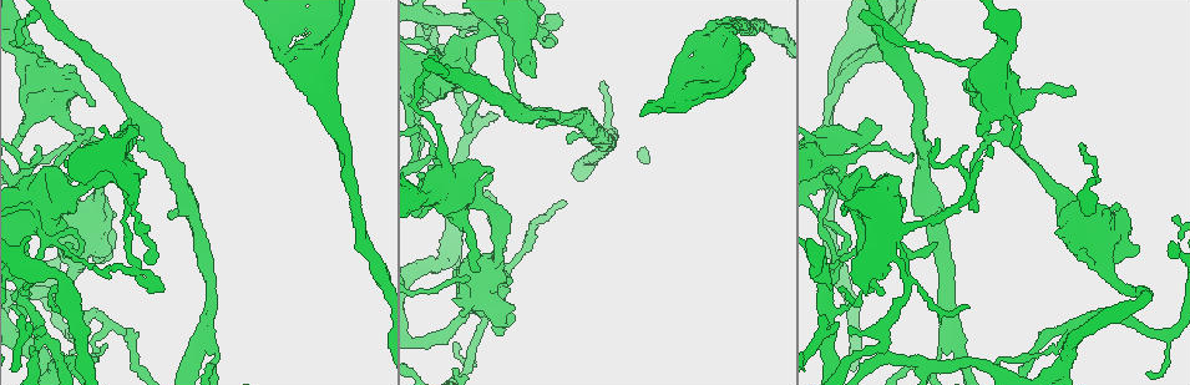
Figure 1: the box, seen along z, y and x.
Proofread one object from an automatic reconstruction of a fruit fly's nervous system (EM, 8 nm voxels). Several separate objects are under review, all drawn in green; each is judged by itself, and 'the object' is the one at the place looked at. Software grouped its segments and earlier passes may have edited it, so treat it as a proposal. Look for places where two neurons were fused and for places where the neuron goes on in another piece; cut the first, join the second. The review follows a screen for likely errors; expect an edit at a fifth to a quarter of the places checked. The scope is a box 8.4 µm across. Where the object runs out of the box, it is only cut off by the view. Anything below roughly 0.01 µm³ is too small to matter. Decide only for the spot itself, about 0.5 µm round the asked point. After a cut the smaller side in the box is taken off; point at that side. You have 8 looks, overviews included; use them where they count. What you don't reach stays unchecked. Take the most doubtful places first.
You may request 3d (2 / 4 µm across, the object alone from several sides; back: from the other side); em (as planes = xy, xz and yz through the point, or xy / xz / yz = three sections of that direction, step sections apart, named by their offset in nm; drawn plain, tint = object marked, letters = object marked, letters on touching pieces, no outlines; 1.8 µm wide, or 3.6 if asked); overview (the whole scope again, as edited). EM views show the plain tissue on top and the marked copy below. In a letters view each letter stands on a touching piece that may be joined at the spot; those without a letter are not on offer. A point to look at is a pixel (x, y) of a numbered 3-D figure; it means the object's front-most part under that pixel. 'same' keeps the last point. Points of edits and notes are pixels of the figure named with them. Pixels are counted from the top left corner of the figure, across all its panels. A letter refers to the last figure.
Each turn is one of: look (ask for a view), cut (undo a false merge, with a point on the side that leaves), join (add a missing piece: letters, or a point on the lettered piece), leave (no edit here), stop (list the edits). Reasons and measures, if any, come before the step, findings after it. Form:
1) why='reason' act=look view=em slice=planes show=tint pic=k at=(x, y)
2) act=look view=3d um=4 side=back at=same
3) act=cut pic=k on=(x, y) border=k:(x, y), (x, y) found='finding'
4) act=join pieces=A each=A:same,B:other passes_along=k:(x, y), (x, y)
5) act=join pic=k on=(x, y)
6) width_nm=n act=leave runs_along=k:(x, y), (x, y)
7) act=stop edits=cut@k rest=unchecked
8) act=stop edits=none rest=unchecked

why='a narrow waist' act=look view=em um=3.6 slice=yz step=8 show=tint pic=1 at=(490, 31)

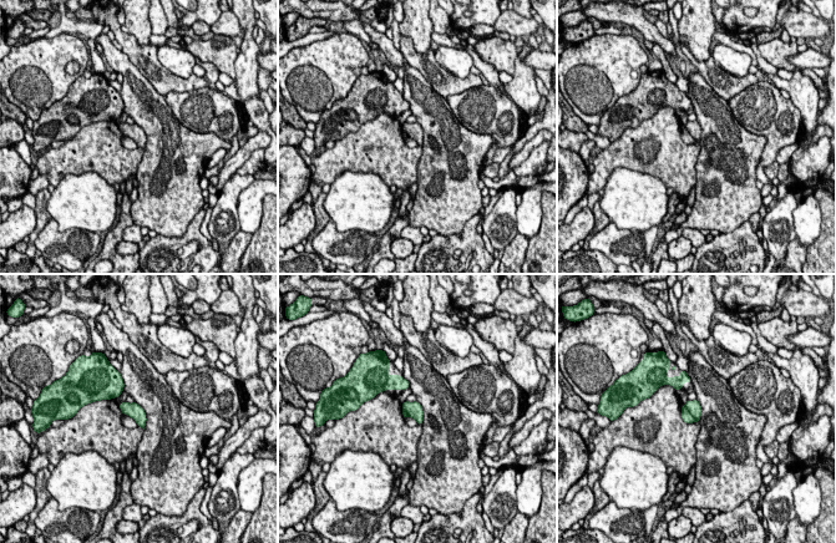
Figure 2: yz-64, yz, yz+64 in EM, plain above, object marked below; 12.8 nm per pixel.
act=look view=em um=3.6 slice=planes show=tint at=same

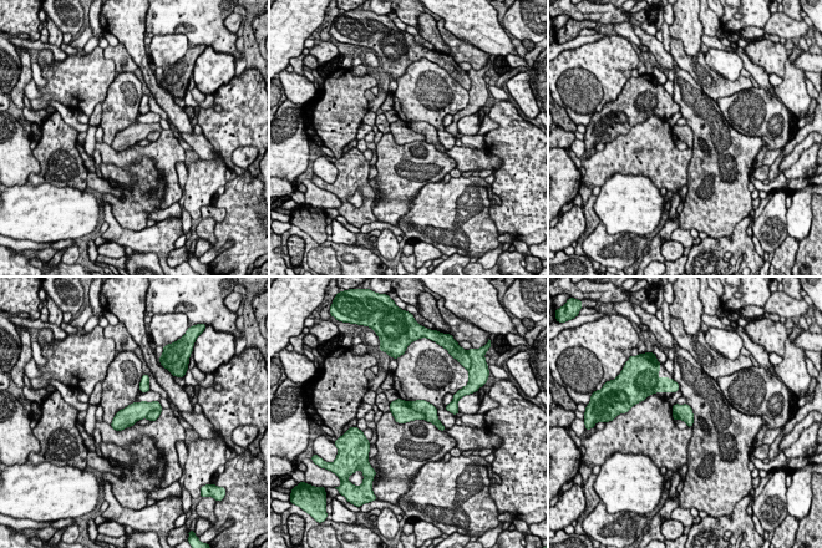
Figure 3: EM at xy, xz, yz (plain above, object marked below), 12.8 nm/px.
why='see the neighbours' act=look view=em um=3.6 slice=planes show=letters at=same

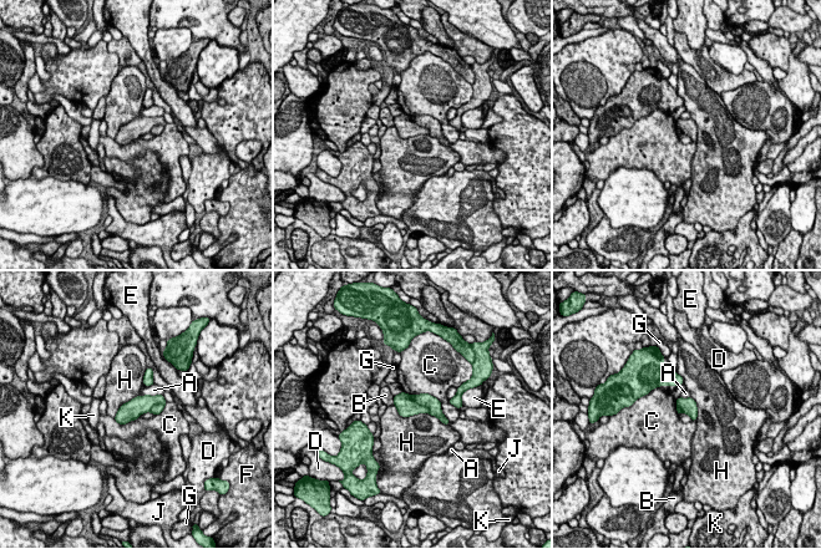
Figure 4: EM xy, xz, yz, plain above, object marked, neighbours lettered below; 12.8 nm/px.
act=cut pic=4 on=(422, 398) each=A:other,B:other,C:other,D:other,E:other,F:other,G:other,H:other,J:other,K:other border=4:(410, 395), (430, 412) found='a second neuron is stuck on'

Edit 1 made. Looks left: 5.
act=look view=em slice=xz step=16 show=letters pic=1 at=(715, 69)

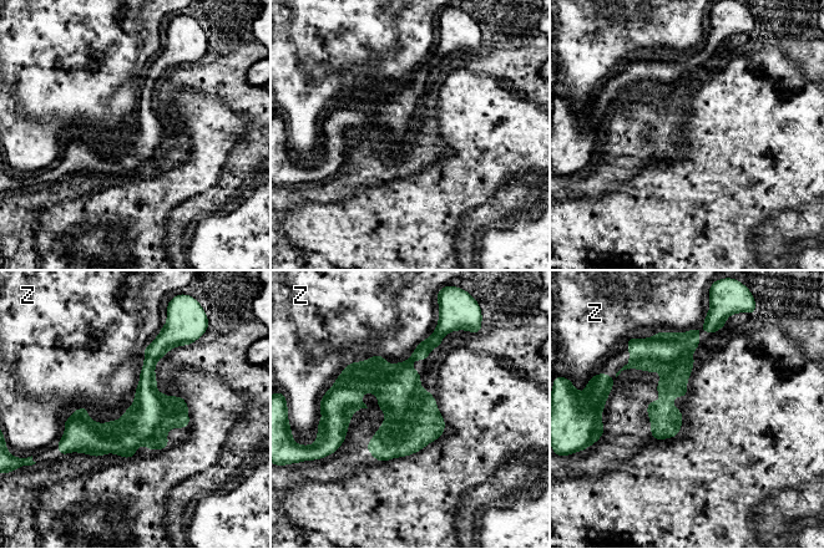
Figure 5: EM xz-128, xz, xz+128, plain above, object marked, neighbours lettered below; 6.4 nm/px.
act=leave each=Z:other border=5:(696, 326), (682, 333), (661, 333) found='continuous, no second neuron'

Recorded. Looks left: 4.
why='thick turns thin' act=look view=em slice=xz step=4 show=tint pic=1 at=(443, 154)

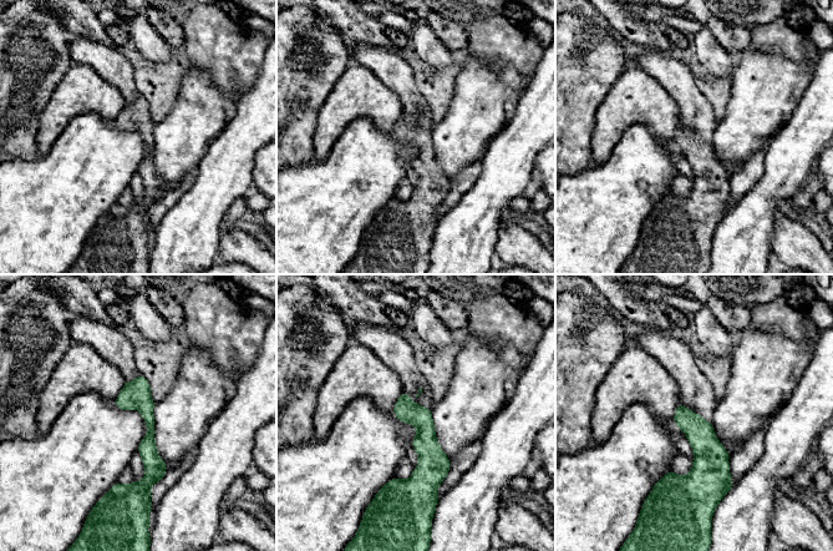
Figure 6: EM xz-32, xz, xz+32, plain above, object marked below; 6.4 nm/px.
why='another direction' act=look view=em slice=planes show=letters at=same

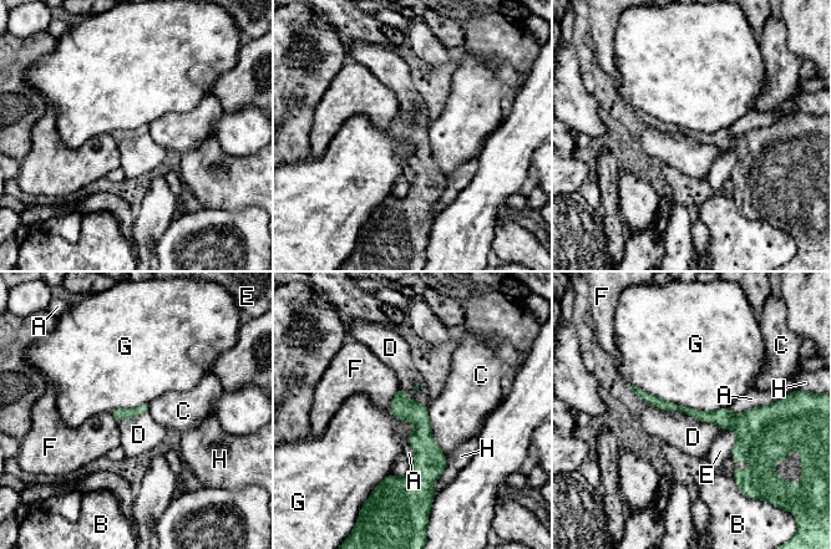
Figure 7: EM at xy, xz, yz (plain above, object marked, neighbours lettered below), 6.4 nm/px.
act=leave each=A:other,B:other,C:other,D:other,E:other,F:other,G:other,H:other runs_along=7:(639, 392), (708, 417), (766, 417) found='one neuron here'

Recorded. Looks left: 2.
act=stop edits=cut@4 rest=unchecked

